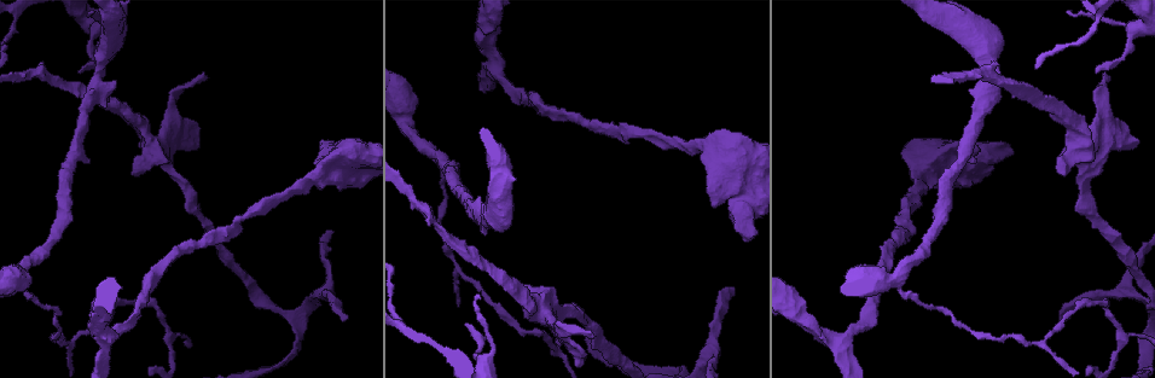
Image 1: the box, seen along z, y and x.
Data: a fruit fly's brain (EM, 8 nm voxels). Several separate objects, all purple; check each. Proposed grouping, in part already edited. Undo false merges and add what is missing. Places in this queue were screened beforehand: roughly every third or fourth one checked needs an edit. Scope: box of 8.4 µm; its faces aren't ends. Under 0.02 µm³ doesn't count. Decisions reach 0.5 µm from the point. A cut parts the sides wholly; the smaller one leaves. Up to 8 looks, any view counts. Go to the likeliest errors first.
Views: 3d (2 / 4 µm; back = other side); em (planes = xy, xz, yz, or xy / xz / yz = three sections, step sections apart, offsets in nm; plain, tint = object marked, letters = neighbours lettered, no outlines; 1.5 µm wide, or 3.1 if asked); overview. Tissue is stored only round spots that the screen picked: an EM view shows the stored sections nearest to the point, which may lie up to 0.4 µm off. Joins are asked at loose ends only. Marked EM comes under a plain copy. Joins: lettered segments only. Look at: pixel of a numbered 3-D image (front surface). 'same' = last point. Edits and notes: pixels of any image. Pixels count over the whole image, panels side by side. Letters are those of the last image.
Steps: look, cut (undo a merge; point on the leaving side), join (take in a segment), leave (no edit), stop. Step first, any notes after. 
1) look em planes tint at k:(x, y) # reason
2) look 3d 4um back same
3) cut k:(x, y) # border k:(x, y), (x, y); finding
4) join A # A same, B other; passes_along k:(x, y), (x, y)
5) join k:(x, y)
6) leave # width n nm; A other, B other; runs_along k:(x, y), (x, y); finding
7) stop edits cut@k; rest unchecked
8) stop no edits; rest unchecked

look em planes tint at 1:(409, 125) # arms part here

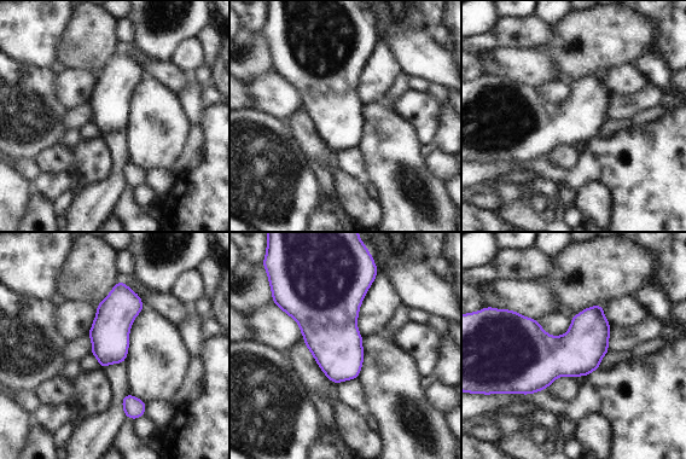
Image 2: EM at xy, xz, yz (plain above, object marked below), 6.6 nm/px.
look em planes letters same # what lies round it

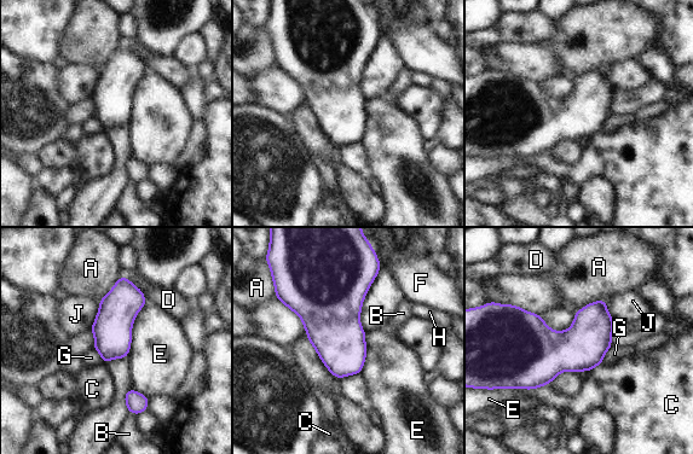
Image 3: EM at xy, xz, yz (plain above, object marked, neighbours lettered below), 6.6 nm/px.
leave # A other, B other, C other, D other, E other, F other, G other, H other, J other; border 3:(146, 302), (136, 316), (126, 356); all the same cell

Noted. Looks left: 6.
look em planes tint at 1:(1122, 336) # branch point

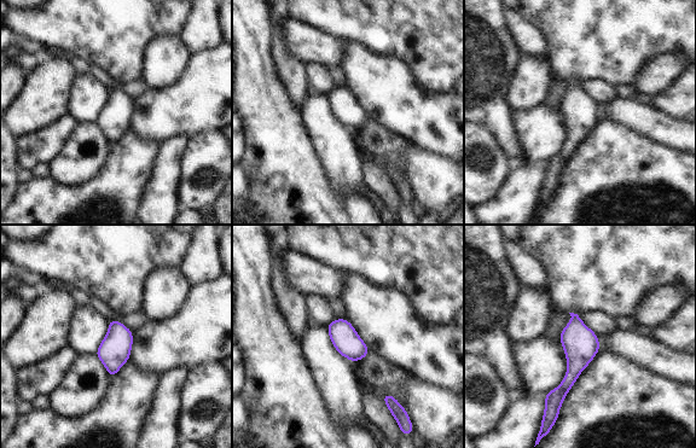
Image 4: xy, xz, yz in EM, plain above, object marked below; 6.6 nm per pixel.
look em planes letters same # see the neighbours

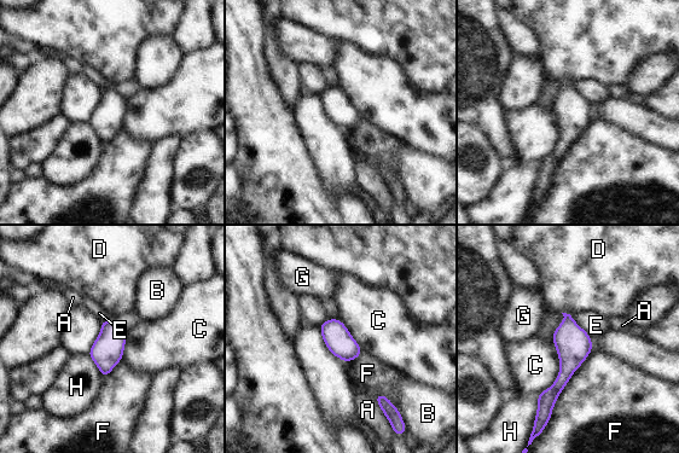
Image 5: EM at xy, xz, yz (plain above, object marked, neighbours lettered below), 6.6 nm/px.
leave # width 180 nm; A other, B other, C other, D other, E other, F other, G other, H other; runs_along 5:(567, 317), (568, 367), (547, 408); continuous, no second cell

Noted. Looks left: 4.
look em planes letters at 1:(705, 353) # arms part here

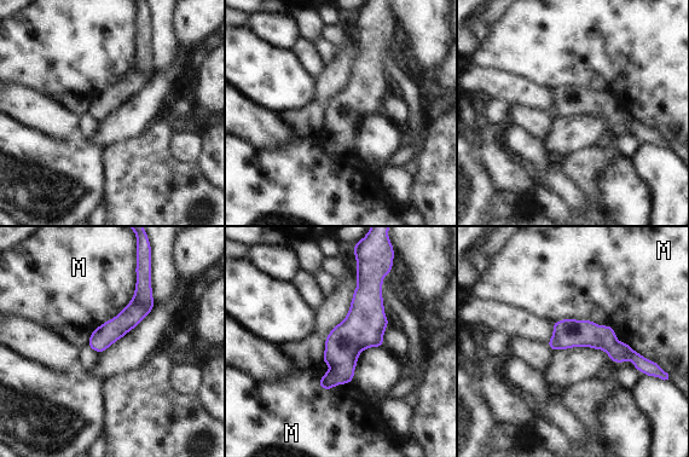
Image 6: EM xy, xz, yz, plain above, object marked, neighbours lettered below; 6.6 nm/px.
leave # M other; runs_along 6:(359, 272), (364, 324), (325, 386); continuous, no second cell

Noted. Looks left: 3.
stop no edits; rest unchecked

